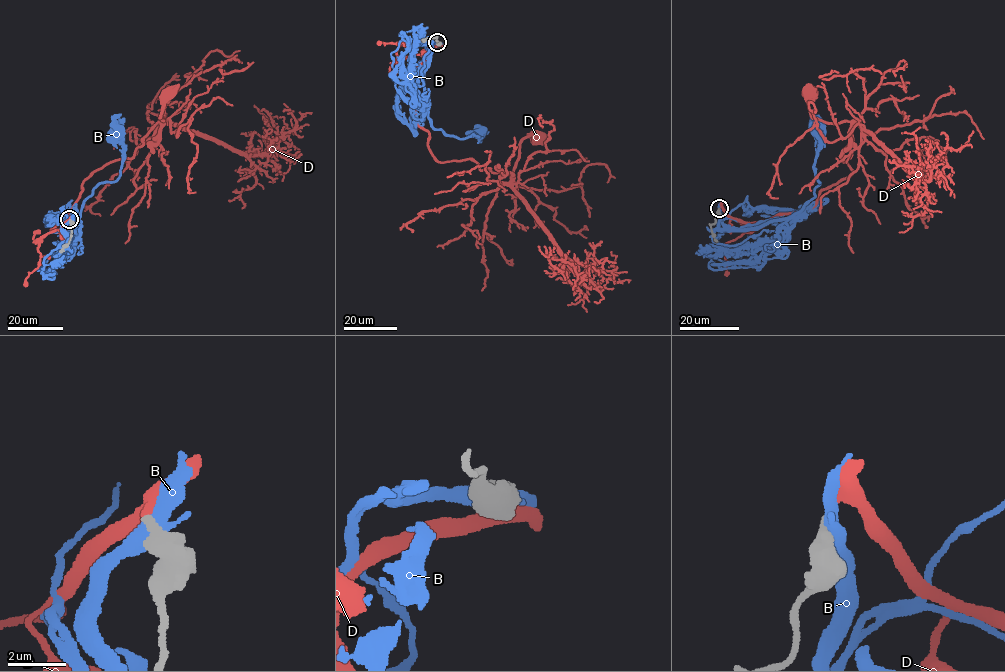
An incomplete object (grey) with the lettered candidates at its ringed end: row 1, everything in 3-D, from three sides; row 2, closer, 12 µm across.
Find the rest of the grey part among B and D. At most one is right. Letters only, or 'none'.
D

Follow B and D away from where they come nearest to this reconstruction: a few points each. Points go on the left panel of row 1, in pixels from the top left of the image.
B: (70, 221), (67, 238), (92, 190), (119, 176), (123, 147), (118, 131)
D: (70, 219), (62, 231), (52, 231), (89, 176), (133, 156), (163, 120), (167, 92)

